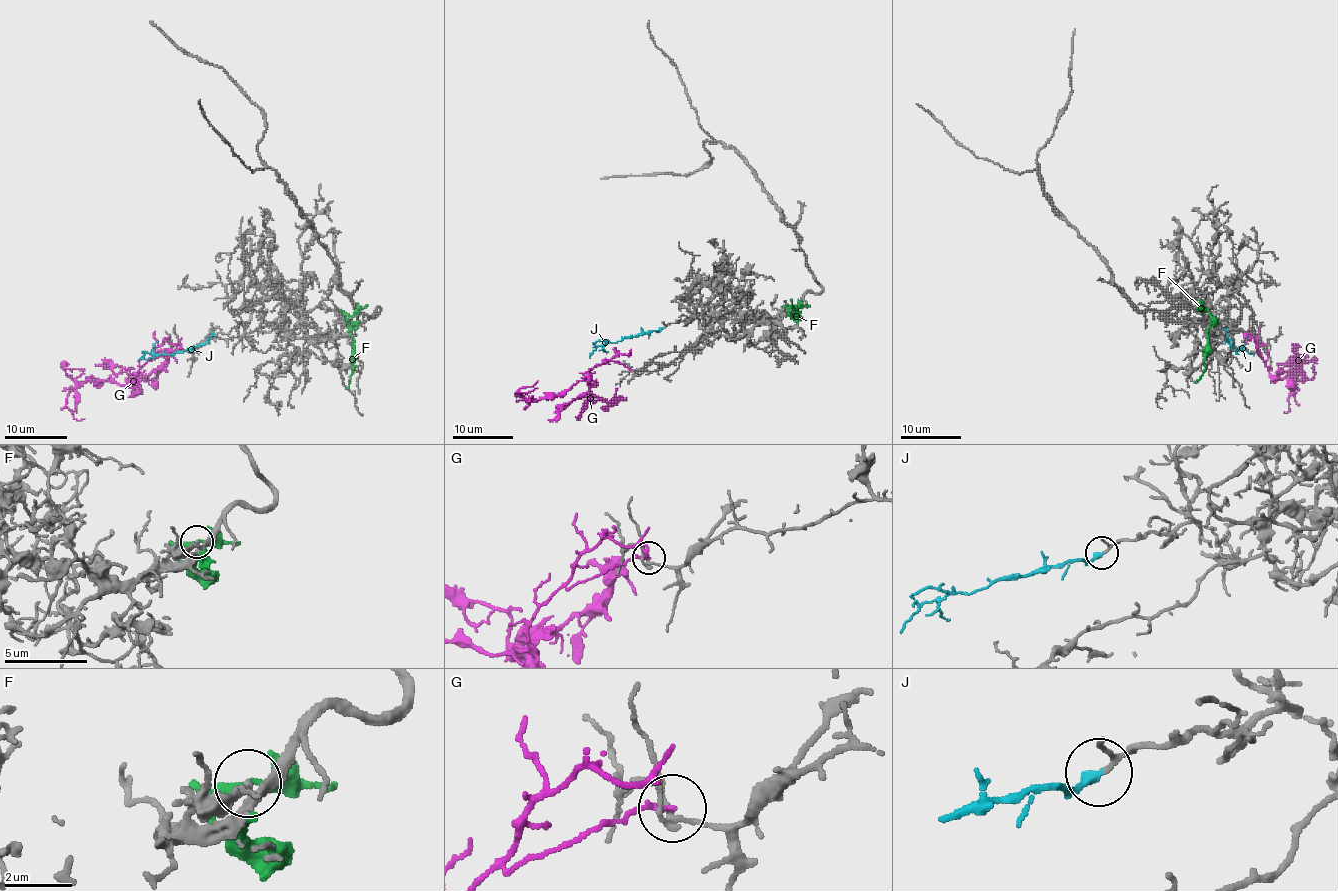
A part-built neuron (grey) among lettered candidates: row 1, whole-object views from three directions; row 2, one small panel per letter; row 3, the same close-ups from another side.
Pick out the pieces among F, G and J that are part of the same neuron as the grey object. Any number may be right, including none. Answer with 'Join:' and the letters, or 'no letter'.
Join: J

